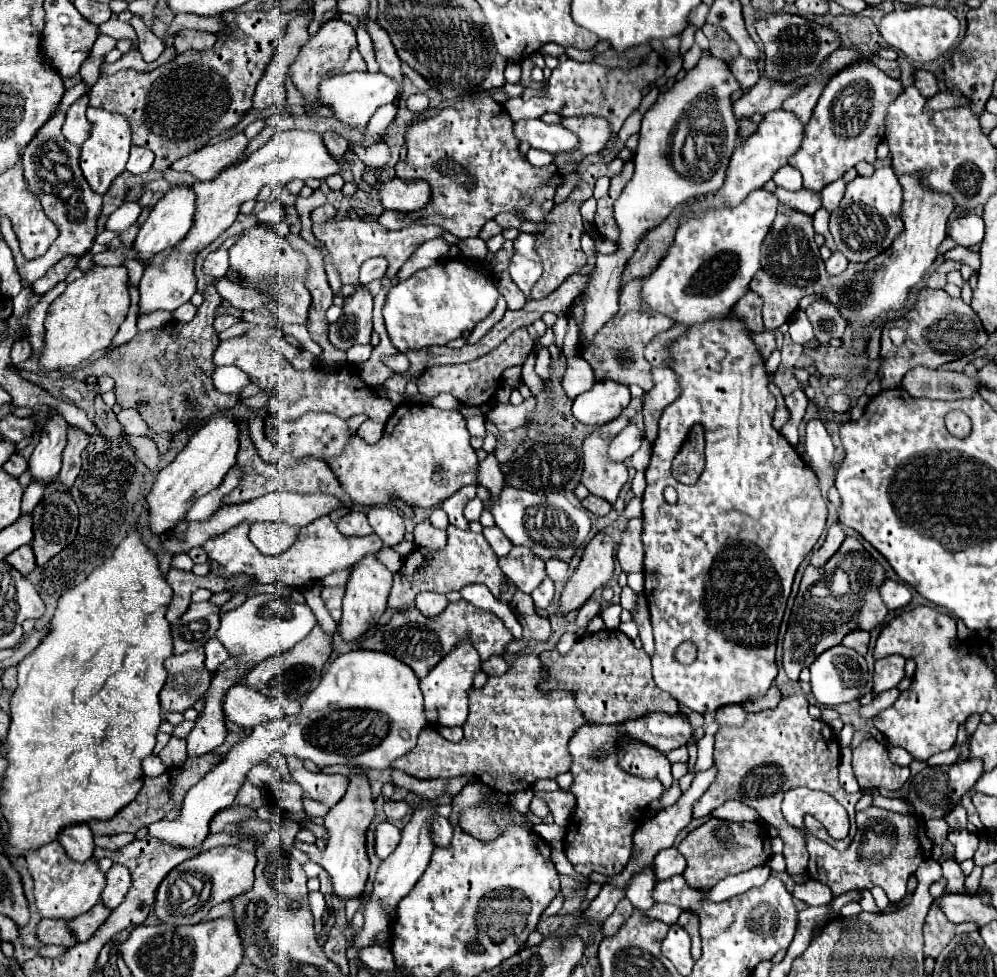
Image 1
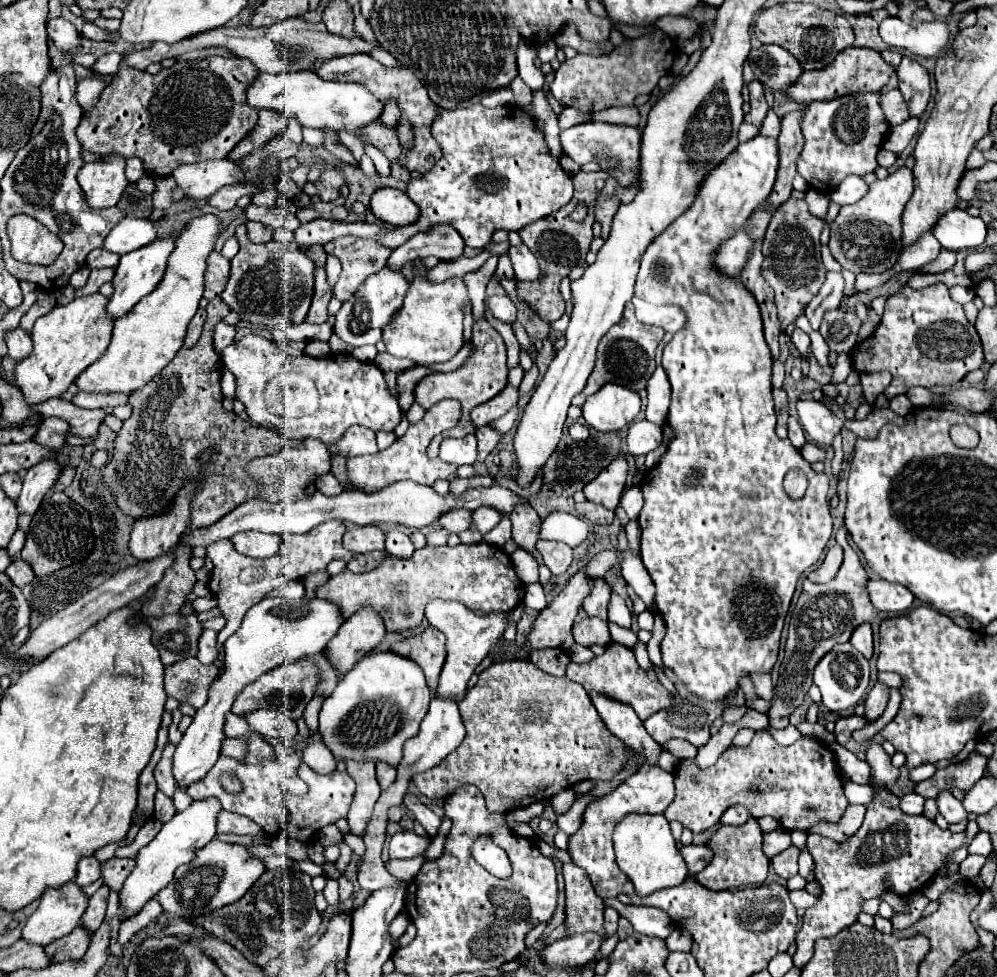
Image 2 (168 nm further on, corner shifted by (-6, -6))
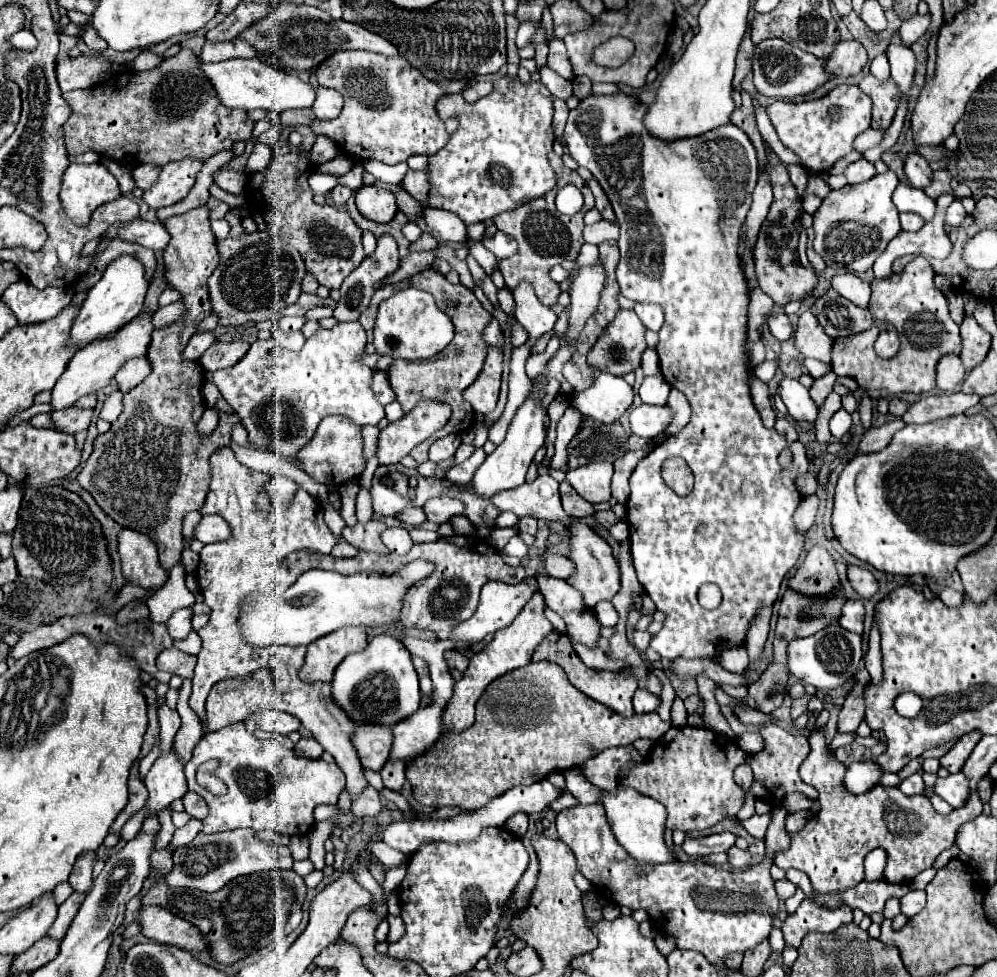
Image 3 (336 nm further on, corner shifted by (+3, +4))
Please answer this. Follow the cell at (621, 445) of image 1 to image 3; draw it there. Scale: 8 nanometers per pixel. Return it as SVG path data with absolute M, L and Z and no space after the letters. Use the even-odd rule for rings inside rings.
M642 404L632 410L630 414L630 428L632 434L644 436L644 438L656 438L662 434L668 424L672 422L672 410L666 406L654 406L654 404Z

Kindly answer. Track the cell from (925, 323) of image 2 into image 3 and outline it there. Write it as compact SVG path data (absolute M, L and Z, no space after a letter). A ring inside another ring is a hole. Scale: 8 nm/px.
M914 258L912 262L906 264L906 268L900 274L890 274L882 280L874 280L872 282L872 298L870 298L870 312L874 314L876 322L890 322L896 326L898 334L900 334L900 352L890 358L890 360L882 360L880 356L876 356L874 352L874 340L878 336L878 328L870 328L868 332L860 332L860 334L852 334L848 338L836 338L834 346L832 346L832 372L836 376L848 376L854 378L858 382L858 386L870 396L870 398L888 398L888 396L896 396L900 392L914 392L914 394L922 394L922 392L932 392L936 388L936 364L938 358L944 352L952 352L952 354L960 354L962 350L962 338L960 338L960 326L954 324L954 320L950 318L948 312L948 302L944 298L944 294L934 286L934 270L928 264L928 260L924 258Z

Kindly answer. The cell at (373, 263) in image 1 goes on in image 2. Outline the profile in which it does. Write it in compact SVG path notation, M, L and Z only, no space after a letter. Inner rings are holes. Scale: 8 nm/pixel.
M439 224L427 232L419 232L391 252L387 266L389 270L401 272L401 268L417 258L435 256L439 260L455 260L463 254L463 238L453 226Z

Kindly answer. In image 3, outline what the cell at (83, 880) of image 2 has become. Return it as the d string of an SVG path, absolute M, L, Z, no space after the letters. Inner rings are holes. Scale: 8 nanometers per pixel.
M86 852L86 856L78 858L74 864L74 872L70 874L68 884L74 892L90 892L92 888L92 862L96 860L96 852Z

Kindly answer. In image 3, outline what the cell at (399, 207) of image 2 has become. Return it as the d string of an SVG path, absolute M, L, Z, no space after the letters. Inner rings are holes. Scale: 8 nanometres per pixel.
M362 186L356 192L356 206L364 218L380 224L390 222L398 210L396 196L380 186Z

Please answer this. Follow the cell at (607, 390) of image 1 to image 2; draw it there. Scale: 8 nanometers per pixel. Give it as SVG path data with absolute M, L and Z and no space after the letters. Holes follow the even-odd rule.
M607 382L597 394L587 398L581 410L589 426L599 432L613 432L625 428L635 420L641 410L641 400L637 392Z

